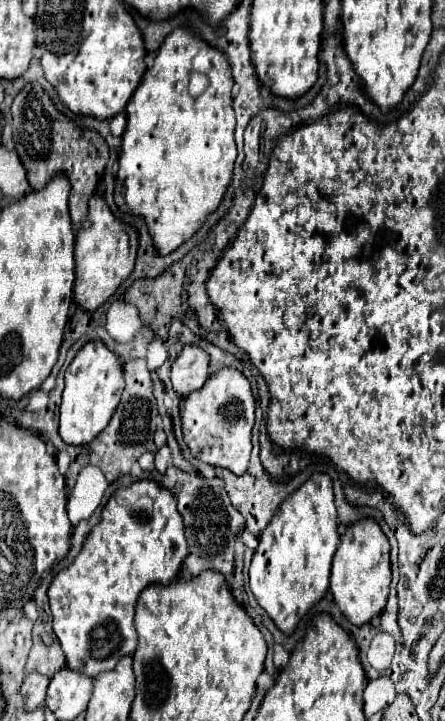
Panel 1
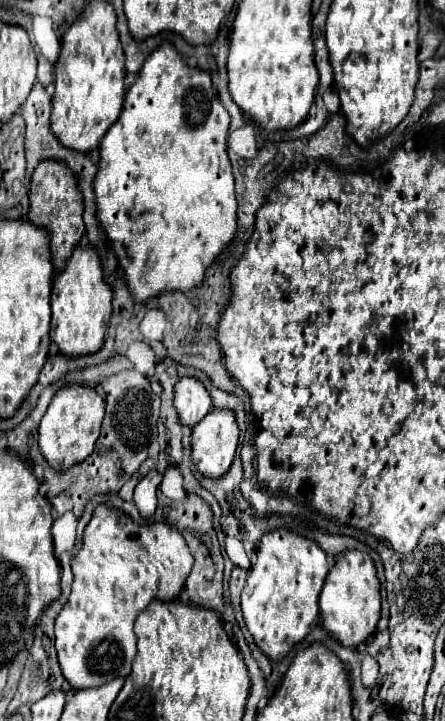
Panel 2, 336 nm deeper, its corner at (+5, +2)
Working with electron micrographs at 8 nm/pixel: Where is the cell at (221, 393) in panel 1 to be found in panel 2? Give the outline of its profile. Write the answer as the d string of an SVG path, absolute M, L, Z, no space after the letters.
M213 408L201 422L193 426L191 458L197 470L209 478L223 476L237 450L239 426L233 410Z

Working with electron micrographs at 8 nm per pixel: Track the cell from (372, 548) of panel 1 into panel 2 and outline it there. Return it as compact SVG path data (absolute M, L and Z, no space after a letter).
M347 550L337 556L335 566L327 574L327 582L319 598L319 608L323 628L329 630L333 638L337 638L347 648L359 646L375 632L381 618L381 594L377 570L369 554L359 550Z

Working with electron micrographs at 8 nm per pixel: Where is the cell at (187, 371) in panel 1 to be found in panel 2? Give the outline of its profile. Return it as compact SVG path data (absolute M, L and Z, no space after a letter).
M181 378L175 384L175 410L181 424L195 426L213 408L209 392L197 378Z

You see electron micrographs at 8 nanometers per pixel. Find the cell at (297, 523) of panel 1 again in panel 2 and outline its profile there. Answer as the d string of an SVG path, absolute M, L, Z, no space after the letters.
M289 528L267 532L261 538L257 560L249 568L241 594L241 608L247 630L271 660L281 660L293 648L293 644L309 634L311 624L319 614L319 594L327 572L327 554L315 540Z

